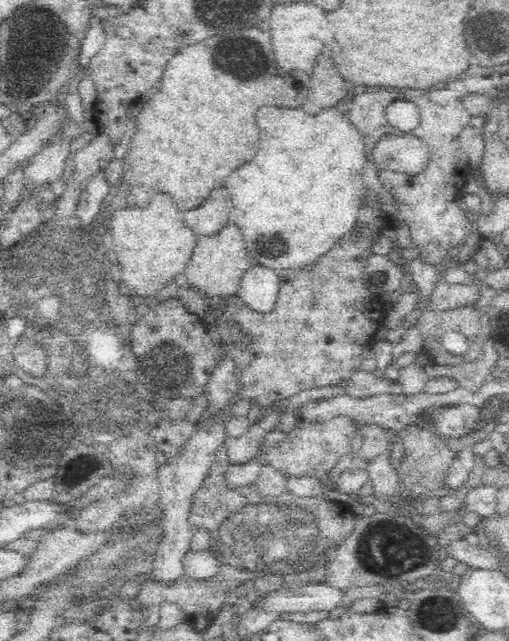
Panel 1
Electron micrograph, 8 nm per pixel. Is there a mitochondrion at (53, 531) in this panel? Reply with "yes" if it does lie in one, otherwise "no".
no

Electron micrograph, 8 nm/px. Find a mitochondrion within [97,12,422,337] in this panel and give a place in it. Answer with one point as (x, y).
(235, 61)

